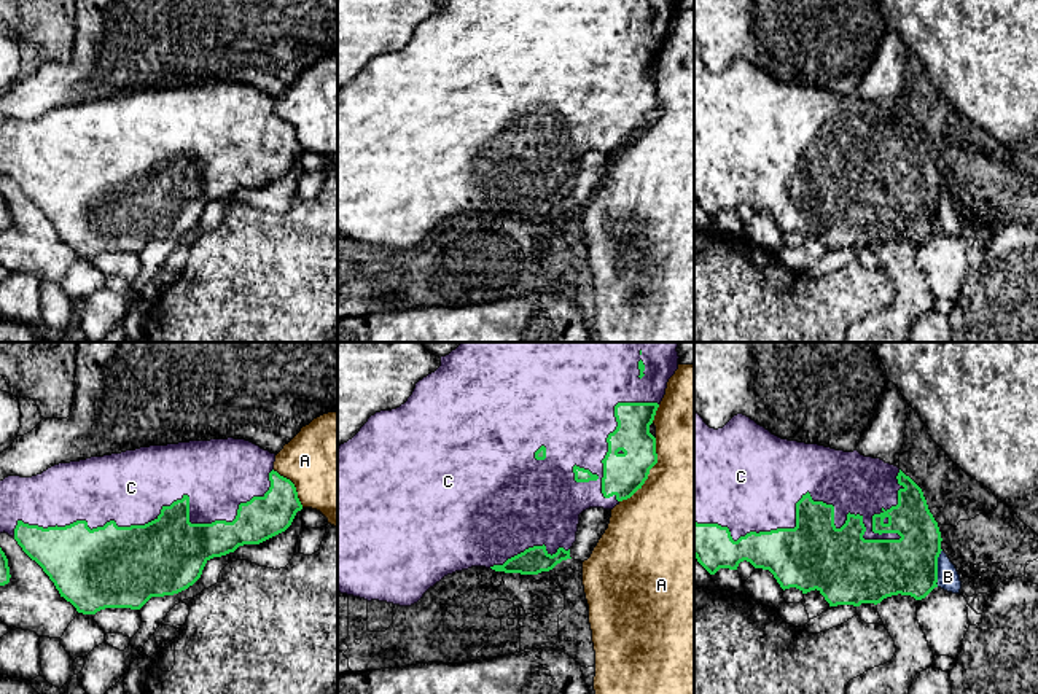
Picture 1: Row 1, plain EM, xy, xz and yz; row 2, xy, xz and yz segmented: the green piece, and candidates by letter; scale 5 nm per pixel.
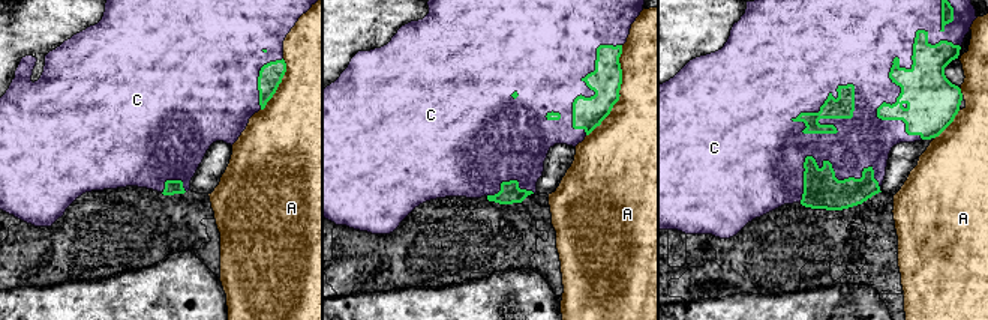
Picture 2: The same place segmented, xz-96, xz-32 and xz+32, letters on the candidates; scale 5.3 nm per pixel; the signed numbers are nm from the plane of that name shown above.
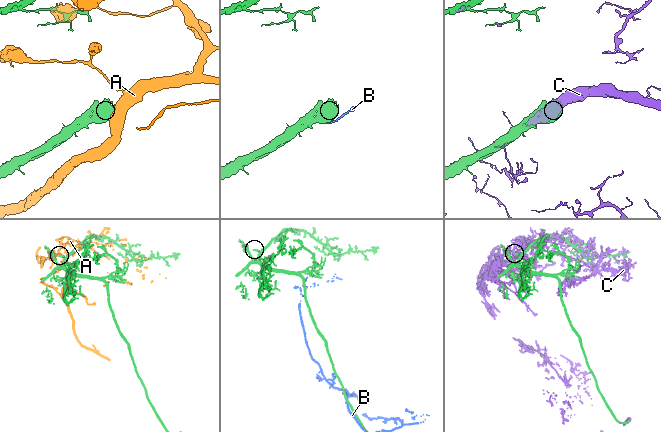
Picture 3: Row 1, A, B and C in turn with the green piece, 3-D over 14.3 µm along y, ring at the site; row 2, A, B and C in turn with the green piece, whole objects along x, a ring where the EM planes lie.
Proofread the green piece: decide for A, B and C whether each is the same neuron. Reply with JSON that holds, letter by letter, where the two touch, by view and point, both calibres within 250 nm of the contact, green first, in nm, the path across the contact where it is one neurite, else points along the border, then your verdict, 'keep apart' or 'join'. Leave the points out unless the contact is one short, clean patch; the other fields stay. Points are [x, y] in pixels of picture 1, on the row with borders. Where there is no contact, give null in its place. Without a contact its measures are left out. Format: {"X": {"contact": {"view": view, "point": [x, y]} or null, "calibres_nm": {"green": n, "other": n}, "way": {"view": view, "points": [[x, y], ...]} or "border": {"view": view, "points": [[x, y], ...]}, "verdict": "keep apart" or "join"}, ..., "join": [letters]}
{"A": {"contact": {"view": "xz", "point": [648, 473]}, "calibres_nm": {"green": 200, "other": 480}, "verdict": "keep apart"}, "B": {"contact": {"view": "yz", "point": [936, 569]}, "calibres_nm": {"green": 280, "other": 110}, "verdict": "keep apart"}, "C": {"contact": {"view": "yz", "point": [833, 518]}, "calibres_nm": {"green": 360, "other": 300}, "verdict": "join"}, "join": ["C"]}

